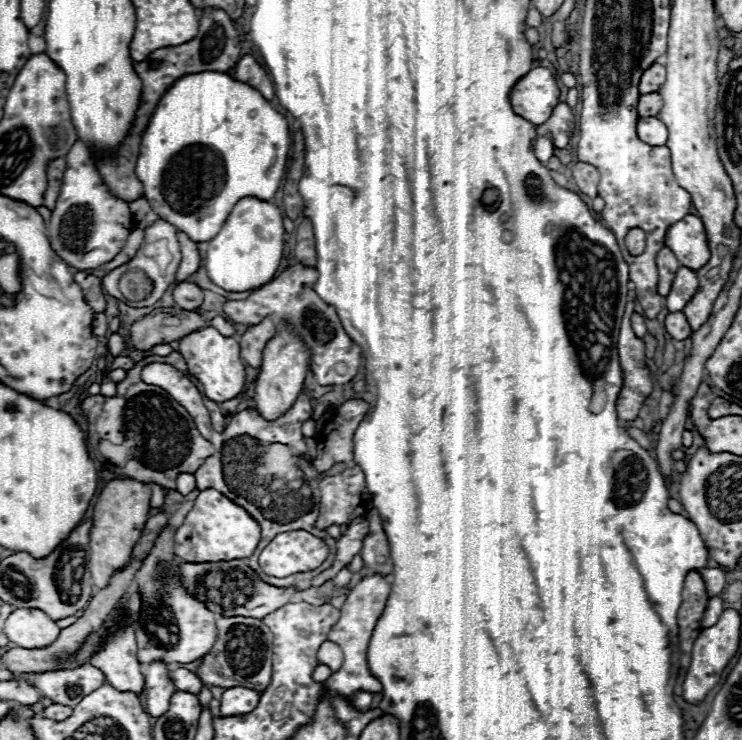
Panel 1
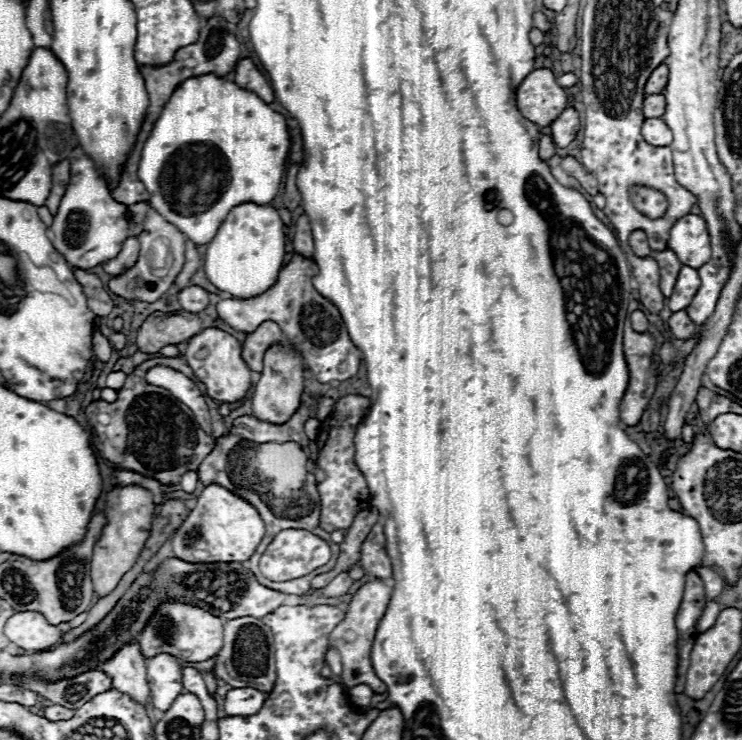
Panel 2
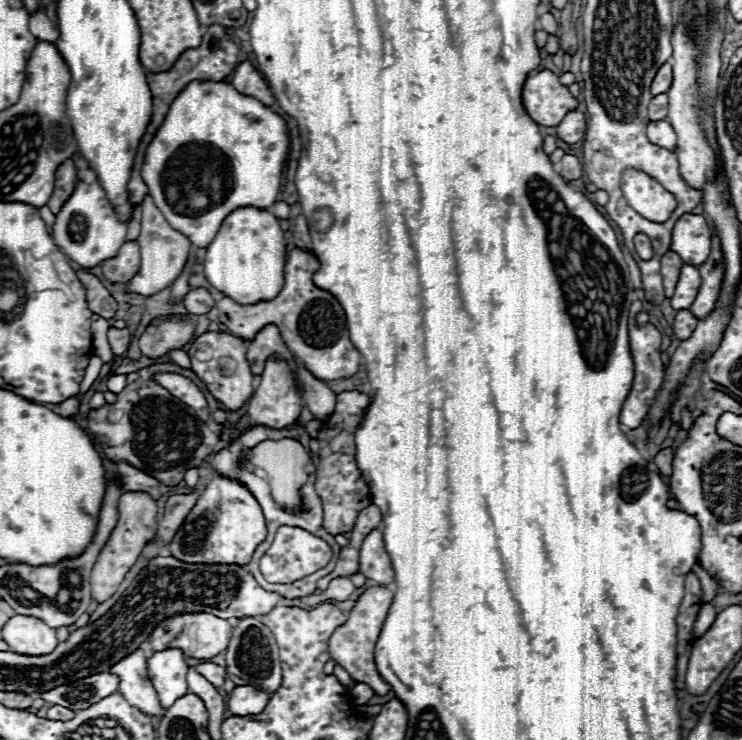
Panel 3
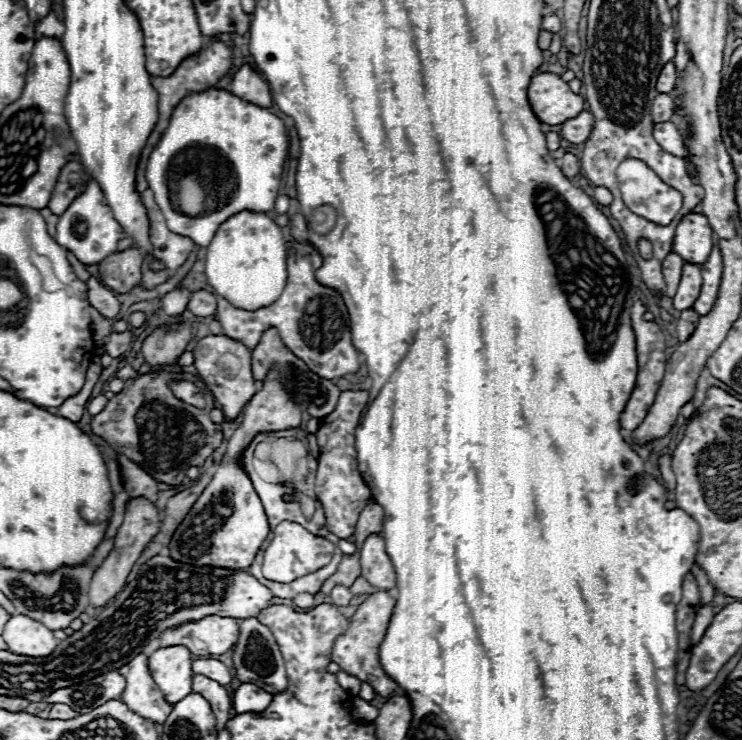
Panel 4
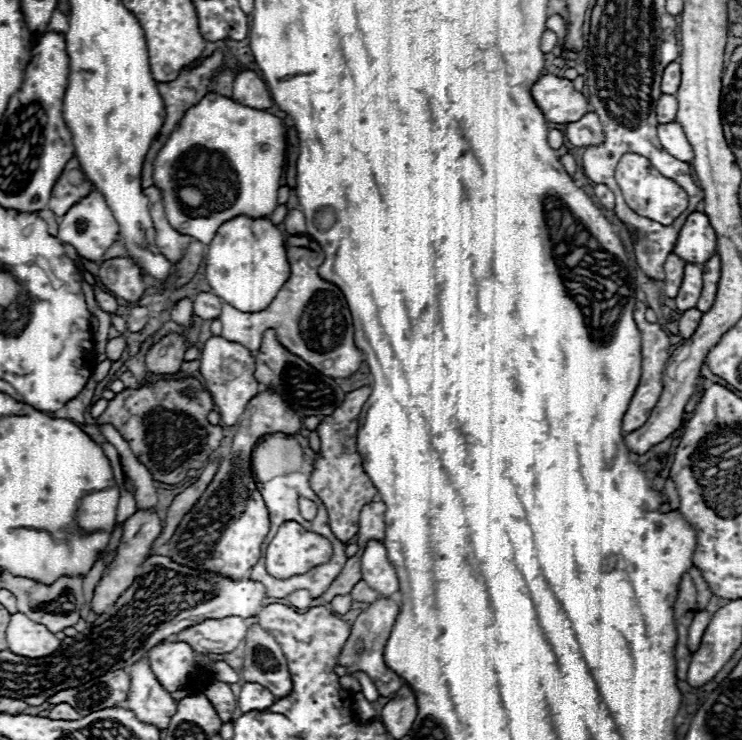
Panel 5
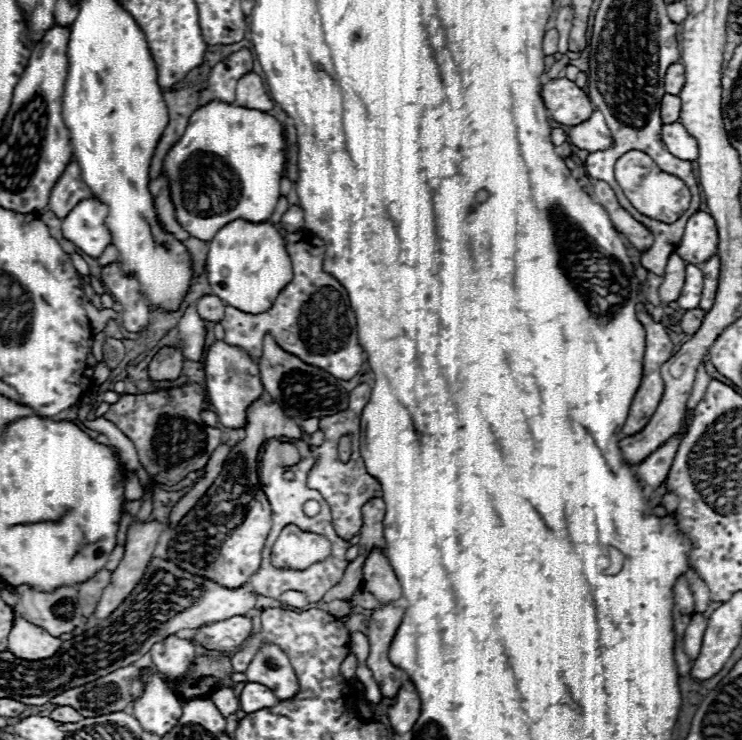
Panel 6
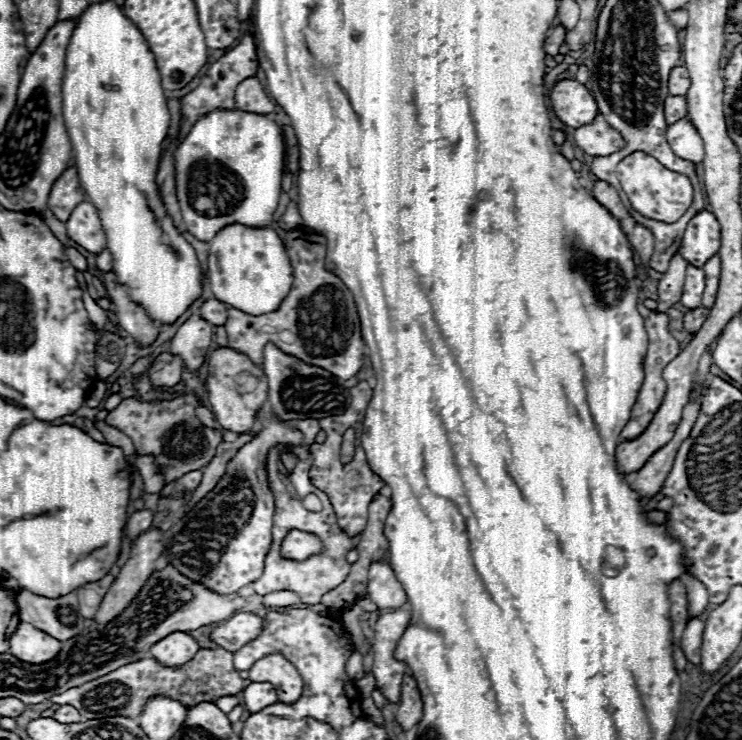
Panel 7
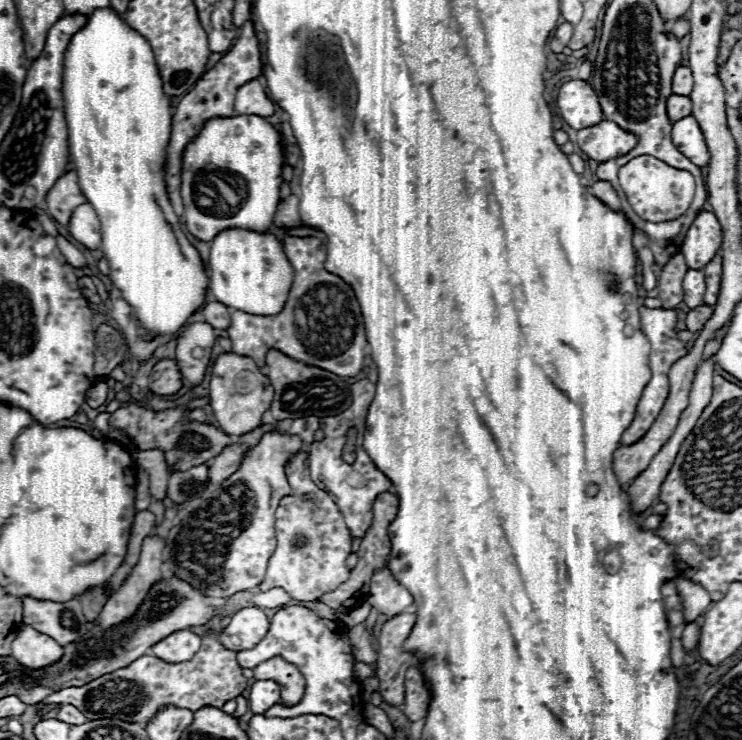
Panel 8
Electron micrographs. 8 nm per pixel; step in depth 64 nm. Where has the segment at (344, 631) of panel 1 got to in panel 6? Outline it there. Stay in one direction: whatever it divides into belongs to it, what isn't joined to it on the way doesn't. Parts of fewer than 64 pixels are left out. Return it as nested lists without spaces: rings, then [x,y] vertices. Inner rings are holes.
[[[382,604],[374,608],[368,618],[366,636],[370,642],[370,656],[366,660],[366,666],[372,670],[372,676],[384,698],[394,698],[398,694],[400,682],[394,674],[404,674],[388,660],[388,648],[402,620],[402,614],[404,614],[404,608],[396,604]]]

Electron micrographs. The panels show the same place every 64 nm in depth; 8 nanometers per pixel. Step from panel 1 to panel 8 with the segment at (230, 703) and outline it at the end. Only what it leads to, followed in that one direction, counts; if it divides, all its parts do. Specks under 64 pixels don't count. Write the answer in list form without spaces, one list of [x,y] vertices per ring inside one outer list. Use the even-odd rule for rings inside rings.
[[[272,680],[254,682],[248,694],[248,706],[254,714],[266,712],[270,706],[280,702],[280,686]]]

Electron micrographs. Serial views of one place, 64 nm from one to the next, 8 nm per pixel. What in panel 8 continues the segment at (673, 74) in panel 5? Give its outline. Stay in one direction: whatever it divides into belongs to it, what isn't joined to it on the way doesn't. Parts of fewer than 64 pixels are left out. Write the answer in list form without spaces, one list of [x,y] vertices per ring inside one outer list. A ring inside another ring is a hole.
[[[678,66],[674,76],[672,76],[672,94],[678,96],[688,96],[692,92],[694,80],[692,80],[692,72],[688,66]]]

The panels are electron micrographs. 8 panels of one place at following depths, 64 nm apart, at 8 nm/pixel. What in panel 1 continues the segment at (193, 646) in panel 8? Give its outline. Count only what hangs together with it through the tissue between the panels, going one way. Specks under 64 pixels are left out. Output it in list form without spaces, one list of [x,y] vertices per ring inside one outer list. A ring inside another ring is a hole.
[[[152,662],[146,668],[146,678],[144,678],[146,690],[146,712],[154,718],[162,716],[168,706],[170,706],[170,696],[176,692],[174,684],[168,678],[168,670],[166,664],[162,662]]]

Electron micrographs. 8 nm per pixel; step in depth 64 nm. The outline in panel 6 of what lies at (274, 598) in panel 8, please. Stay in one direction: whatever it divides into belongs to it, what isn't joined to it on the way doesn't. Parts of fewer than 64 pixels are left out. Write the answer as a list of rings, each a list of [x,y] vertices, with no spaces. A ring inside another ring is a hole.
[[[296,590],[284,592],[278,600],[284,602],[284,604],[288,604],[288,606],[294,606],[294,608],[306,608],[310,604],[308,598],[306,598],[306,594],[304,592],[296,592]]]

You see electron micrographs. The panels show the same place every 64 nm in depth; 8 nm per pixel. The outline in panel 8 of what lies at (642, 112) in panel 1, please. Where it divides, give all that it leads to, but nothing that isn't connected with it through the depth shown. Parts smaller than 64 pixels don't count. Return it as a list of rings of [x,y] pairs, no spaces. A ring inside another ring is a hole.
[[[672,94],[668,98],[668,118],[672,122],[678,122],[682,118],[686,118],[692,112],[692,102],[688,96],[676,96]]]

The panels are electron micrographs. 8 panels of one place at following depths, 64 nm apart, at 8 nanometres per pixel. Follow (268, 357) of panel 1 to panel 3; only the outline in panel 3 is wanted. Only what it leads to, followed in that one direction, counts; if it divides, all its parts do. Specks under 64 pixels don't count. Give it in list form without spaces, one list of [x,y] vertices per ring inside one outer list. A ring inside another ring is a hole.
[[[270,356],[266,360],[260,386],[254,390],[254,394],[250,396],[250,402],[248,402],[250,424],[262,424],[262,426],[268,426],[268,428],[284,428],[284,426],[296,422],[296,418],[300,416],[300,410],[302,410],[300,398],[302,398],[300,386],[296,382],[294,372],[290,370],[288,362],[280,360],[276,356]]]

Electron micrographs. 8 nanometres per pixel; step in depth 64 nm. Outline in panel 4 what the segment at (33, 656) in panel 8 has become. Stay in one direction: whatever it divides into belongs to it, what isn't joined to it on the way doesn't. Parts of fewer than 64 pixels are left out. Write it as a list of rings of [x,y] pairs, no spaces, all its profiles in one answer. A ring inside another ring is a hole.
[[[16,614],[4,626],[4,640],[8,650],[22,656],[48,656],[58,646],[58,640],[44,624]]]

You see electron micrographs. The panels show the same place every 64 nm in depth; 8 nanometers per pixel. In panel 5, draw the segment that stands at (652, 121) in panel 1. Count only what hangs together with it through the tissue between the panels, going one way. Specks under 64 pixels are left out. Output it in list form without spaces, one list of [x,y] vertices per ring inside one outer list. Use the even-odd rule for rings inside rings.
[[[668,122],[668,124],[658,124],[658,140],[662,144],[662,148],[676,156],[678,160],[684,160],[684,162],[690,162],[694,158],[694,152],[692,152],[692,146],[688,144],[684,132],[682,132],[682,126],[678,122]]]

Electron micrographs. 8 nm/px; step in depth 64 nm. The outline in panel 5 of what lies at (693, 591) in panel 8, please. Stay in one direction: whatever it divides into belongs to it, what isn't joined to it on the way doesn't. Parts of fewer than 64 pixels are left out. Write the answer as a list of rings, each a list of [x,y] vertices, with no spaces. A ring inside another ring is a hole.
[[[692,566],[692,568],[688,570],[688,574],[692,576],[692,580],[694,580],[694,584],[696,584],[696,608],[698,608],[698,610],[704,610],[706,604],[710,602],[710,598],[712,598],[712,592],[710,592],[704,576],[700,574],[700,570],[698,570],[696,566]]]

